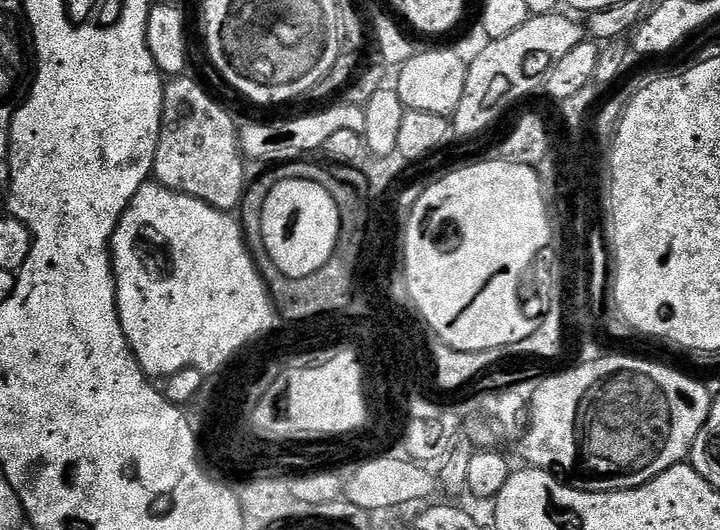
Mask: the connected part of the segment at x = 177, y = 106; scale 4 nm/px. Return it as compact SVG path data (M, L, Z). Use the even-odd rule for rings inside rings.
M185 74L169 79L164 85L164 105L162 106L162 126L160 127L160 137L158 138L158 146L156 147L156 161L152 167L155 183L160 184L164 188L176 188L178 184L179 191L186 193L188 196L198 198L202 202L206 202L210 207L216 208L220 212L231 213L233 210L239 209L240 200L244 197L244 189L246 187L246 179L244 180L244 164L245 157L240 151L240 138L238 135L238 124L232 121L232 116L199 84L196 80L191 80L191 75Z

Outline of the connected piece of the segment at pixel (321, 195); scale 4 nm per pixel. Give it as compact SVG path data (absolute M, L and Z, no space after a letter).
M278 182L266 197L266 206L262 206L258 236L262 244L264 240L263 251L274 258L274 266L278 266L282 274L299 280L306 278L326 266L330 254L334 254L342 231L340 216L341 208L318 182Z

